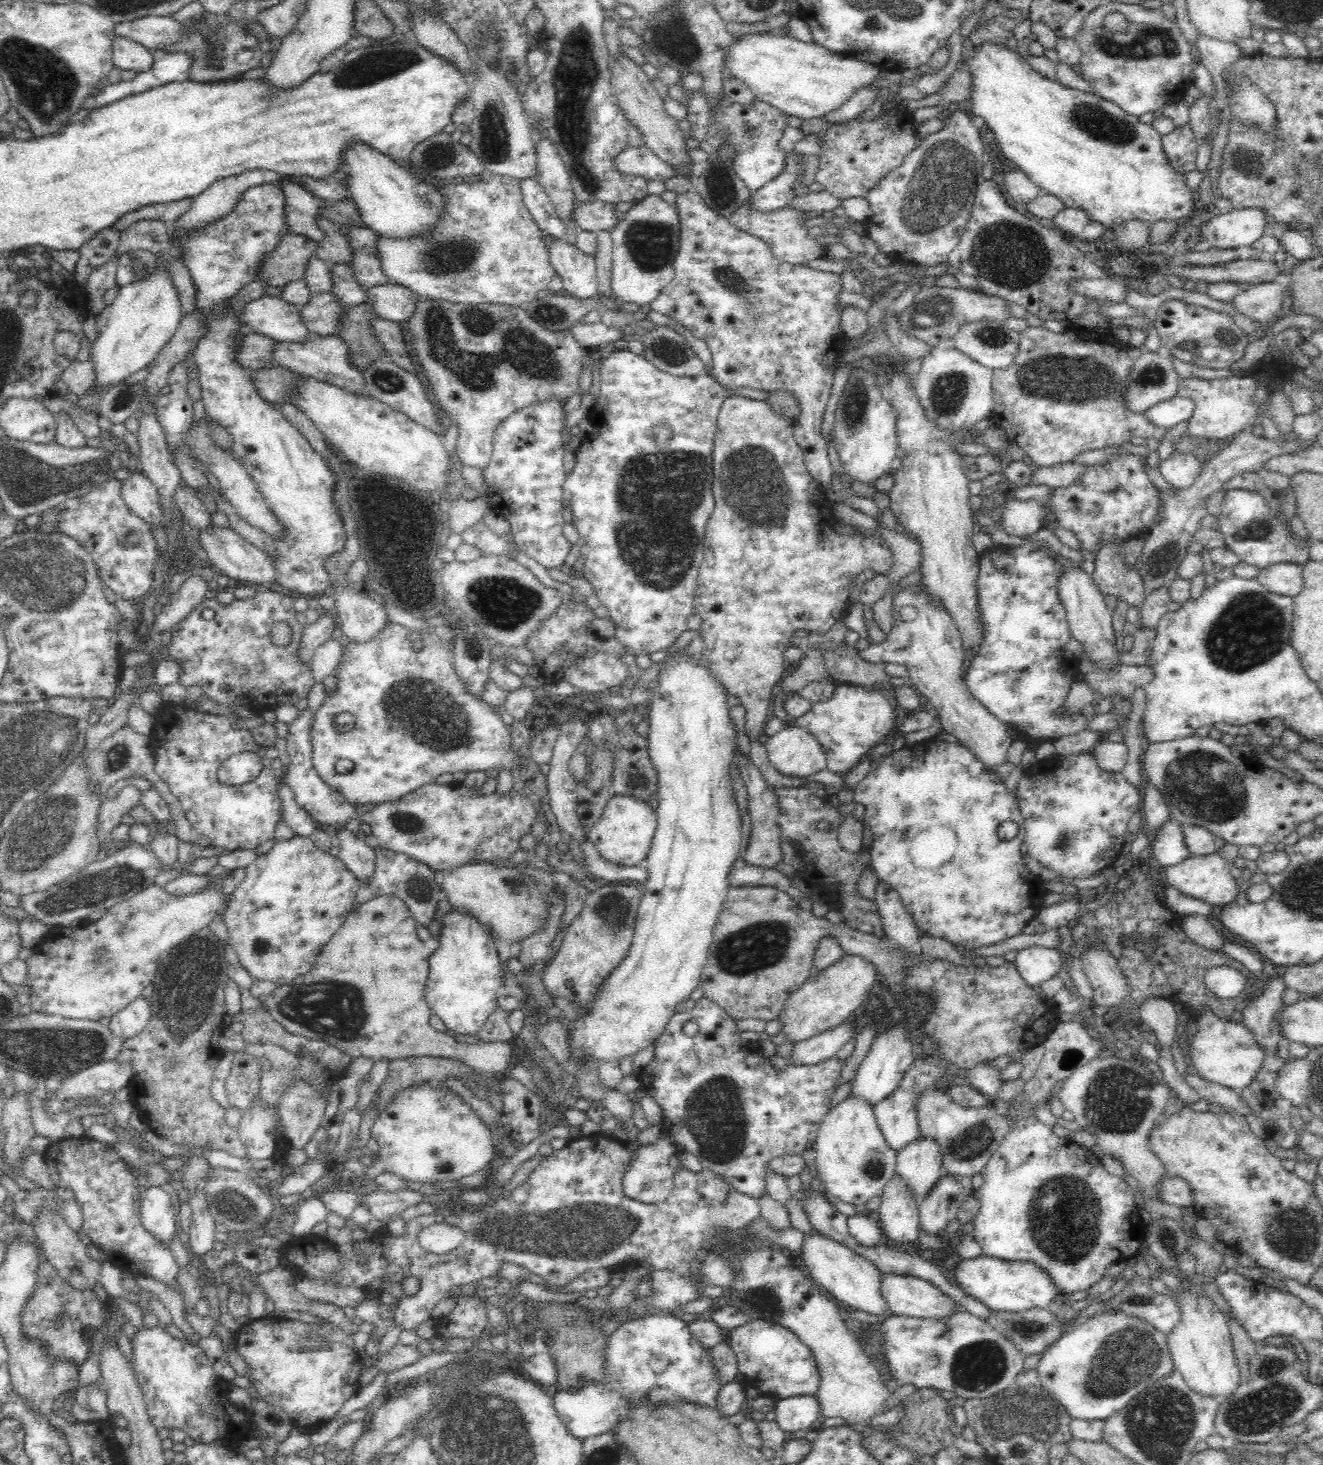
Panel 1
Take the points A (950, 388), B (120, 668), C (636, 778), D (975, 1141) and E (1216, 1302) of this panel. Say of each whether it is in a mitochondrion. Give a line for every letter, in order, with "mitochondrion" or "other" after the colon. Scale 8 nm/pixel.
A: mitochondrion
B: other
C: mitochondrion
D: mitochondrion
E: other

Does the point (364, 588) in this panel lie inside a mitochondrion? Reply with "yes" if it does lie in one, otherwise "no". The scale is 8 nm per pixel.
no

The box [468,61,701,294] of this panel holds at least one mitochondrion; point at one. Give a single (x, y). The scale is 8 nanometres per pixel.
(650, 242)

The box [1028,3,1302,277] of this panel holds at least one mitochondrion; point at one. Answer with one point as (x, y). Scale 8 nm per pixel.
(1149, 44)

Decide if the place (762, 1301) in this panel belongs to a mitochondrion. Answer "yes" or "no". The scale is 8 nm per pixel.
yes

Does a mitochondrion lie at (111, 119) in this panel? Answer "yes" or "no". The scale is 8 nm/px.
no

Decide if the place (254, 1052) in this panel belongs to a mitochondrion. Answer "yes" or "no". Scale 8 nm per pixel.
no

